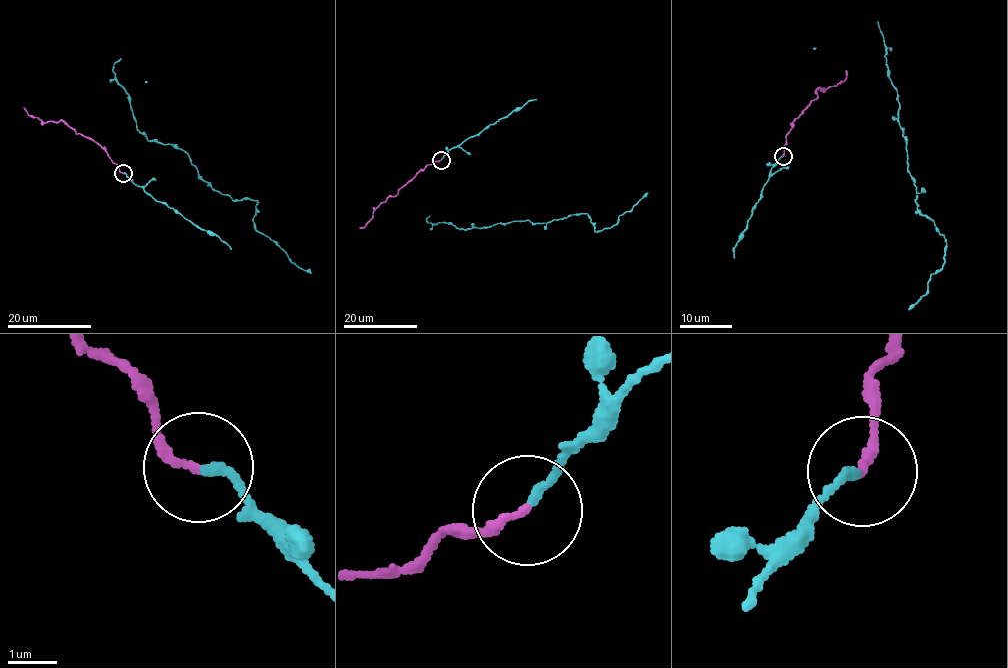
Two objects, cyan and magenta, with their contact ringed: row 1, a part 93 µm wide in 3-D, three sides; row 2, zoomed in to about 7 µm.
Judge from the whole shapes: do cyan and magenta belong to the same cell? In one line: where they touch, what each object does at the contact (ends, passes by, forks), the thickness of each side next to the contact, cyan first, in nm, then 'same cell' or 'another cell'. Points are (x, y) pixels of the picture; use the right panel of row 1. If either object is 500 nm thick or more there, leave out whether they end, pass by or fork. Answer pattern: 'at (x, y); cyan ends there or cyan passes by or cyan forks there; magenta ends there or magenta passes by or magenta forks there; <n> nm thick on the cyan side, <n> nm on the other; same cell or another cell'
at (783, 156); cyan ends there; magenta ends there; 180 nm thick on the cyan side, 180 nm on the other; same cell

